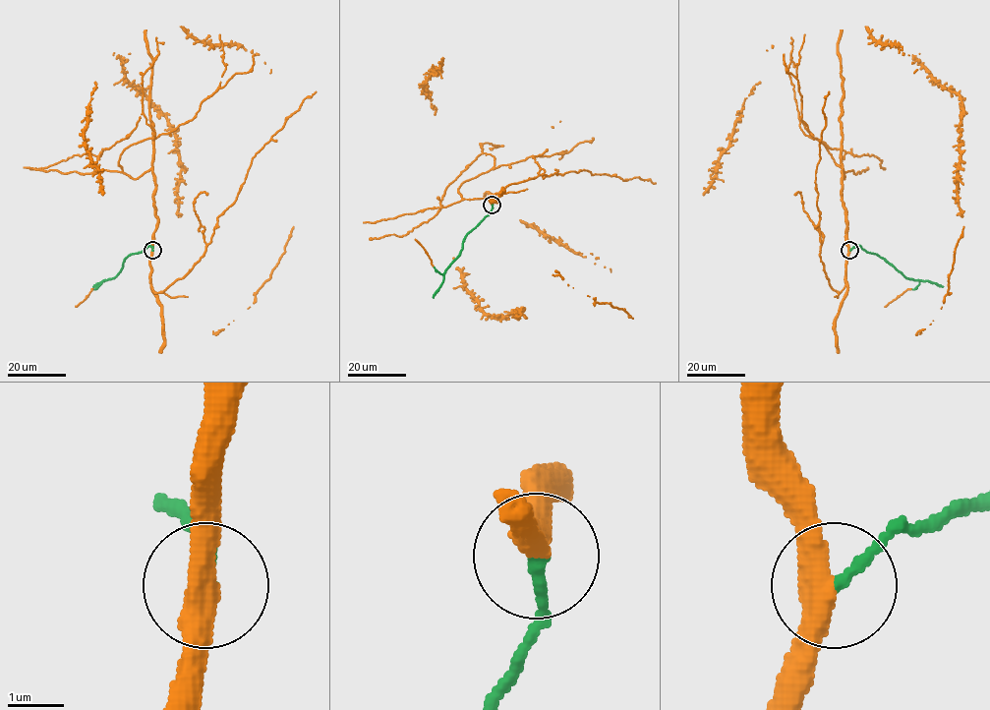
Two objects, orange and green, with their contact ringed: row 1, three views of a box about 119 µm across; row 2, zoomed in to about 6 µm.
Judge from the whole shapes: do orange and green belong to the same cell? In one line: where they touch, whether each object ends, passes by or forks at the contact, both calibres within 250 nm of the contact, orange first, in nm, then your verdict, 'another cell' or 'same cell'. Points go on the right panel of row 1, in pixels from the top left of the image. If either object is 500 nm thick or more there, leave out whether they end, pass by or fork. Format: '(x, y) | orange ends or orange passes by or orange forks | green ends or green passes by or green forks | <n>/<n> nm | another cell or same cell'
(849, 250) | orange passes by | green ends | 440/200 nm | same cell

